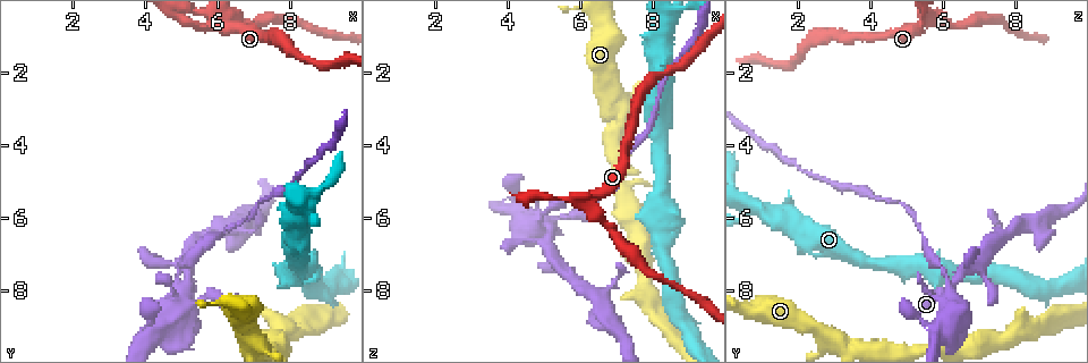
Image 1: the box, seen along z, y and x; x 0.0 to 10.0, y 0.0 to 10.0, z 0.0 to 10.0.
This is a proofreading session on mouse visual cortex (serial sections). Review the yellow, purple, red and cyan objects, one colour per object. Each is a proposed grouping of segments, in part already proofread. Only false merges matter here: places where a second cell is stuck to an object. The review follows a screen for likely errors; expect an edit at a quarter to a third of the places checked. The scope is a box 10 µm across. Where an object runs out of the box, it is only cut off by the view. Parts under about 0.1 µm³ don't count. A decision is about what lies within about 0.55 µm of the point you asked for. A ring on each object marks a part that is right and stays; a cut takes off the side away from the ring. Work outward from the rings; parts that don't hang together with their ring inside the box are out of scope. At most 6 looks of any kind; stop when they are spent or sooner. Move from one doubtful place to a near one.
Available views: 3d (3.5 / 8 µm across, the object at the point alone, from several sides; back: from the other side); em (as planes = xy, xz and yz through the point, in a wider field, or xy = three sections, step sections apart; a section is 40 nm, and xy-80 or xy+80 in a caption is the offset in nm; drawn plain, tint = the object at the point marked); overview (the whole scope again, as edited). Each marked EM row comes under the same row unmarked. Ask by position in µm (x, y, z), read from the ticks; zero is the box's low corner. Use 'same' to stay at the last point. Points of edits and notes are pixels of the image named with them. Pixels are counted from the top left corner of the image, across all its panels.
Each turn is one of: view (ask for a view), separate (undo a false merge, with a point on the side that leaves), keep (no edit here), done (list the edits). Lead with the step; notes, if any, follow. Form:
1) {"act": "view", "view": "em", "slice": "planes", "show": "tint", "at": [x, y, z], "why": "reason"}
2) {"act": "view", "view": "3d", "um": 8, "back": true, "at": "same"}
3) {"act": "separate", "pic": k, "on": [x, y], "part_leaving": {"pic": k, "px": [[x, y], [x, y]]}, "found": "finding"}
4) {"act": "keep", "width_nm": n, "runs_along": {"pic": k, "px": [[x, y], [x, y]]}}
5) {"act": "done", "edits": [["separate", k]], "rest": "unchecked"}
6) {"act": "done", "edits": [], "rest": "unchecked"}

{"act": "view", "view": "em", "slice": "planes", "show": "tint", "at": [6.05, 0.60, 5.45]}

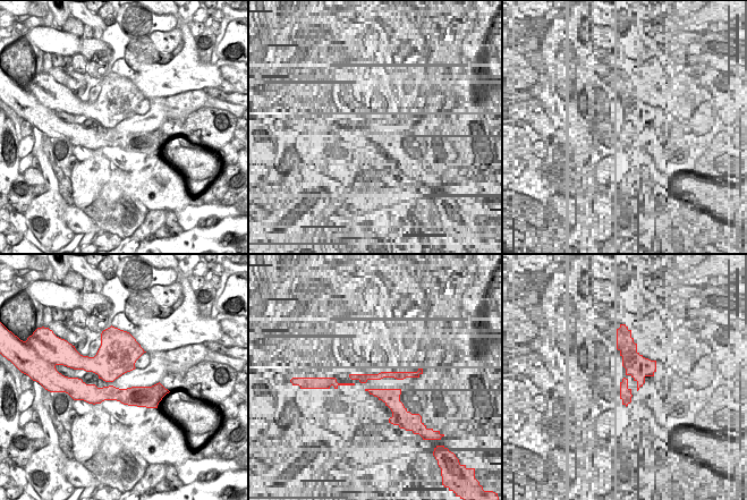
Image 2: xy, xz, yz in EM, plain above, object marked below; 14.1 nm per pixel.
{"act": "view", "view": "3d", "um": 3.5, "at": "same", "why": "see where the arms go"}

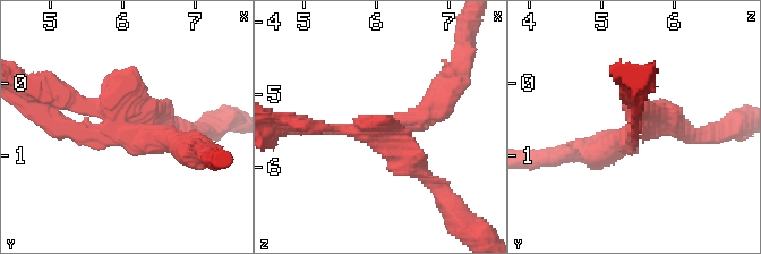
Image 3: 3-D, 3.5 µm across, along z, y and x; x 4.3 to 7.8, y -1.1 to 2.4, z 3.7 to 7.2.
{"act": "separate", "pic": 3, "on": [407, 142], "part_leaving": {"pic": 3, "px": [[375, 125], [444, 197]]}, "found": "a second cell is stuck on"}

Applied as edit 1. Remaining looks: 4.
{"act": "view", "view": "3d", "um": 3.5, "at": [5.00, 8.00, 6.20], "why": "a narrow waist"}

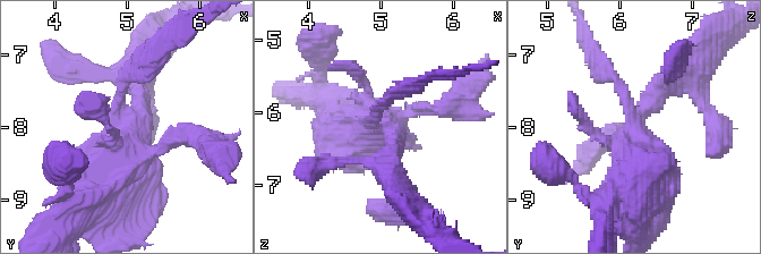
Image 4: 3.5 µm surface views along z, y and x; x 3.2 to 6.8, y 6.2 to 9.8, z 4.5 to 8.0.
{"act": "view", "view": "em", "slice": "xy", "step": 2, "show": "tint", "at": [5.00, 8.00, 6.20]}

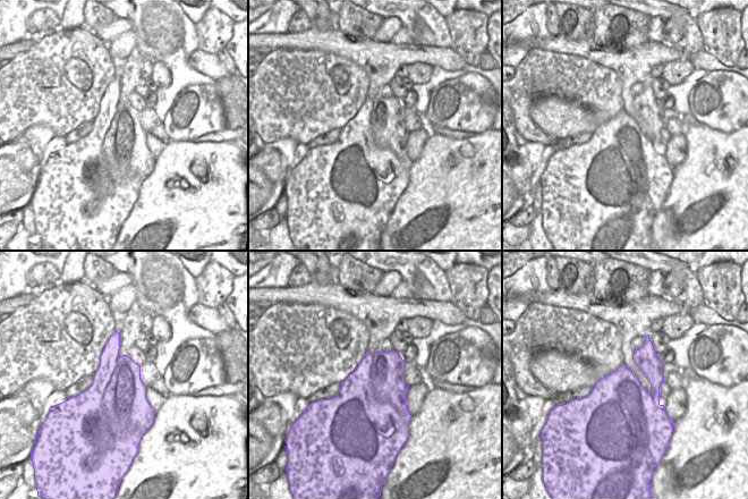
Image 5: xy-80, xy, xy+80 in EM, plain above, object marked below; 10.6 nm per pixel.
{"act": "separate", "pic": 4, "on": [657, 185], "found": "two cells meet here"}

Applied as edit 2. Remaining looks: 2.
{"act": "done", "edits": [["separate", 3], ["separate", 4]], "rest": "unchecked"}

